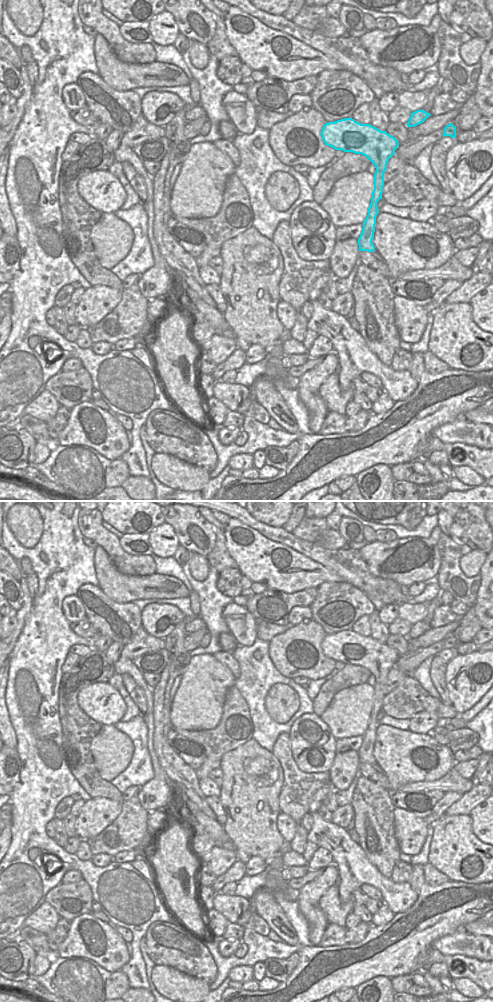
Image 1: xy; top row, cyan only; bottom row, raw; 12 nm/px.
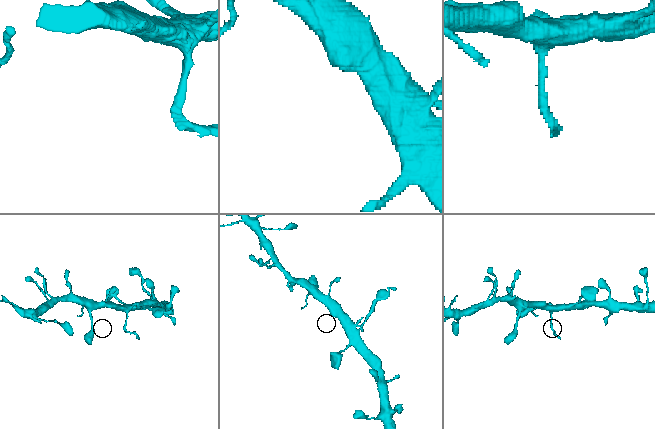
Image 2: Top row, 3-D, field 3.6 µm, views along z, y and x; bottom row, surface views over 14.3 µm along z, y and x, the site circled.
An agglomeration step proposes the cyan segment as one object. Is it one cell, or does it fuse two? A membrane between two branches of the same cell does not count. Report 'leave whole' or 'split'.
split

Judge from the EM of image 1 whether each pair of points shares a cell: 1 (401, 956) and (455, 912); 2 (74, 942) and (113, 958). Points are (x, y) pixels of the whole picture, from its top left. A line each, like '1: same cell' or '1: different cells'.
1: same cell
2: same cell

